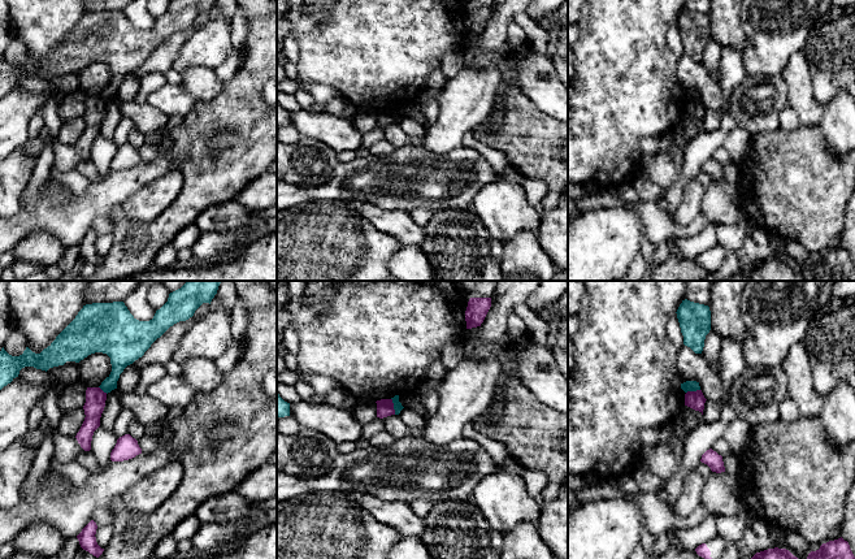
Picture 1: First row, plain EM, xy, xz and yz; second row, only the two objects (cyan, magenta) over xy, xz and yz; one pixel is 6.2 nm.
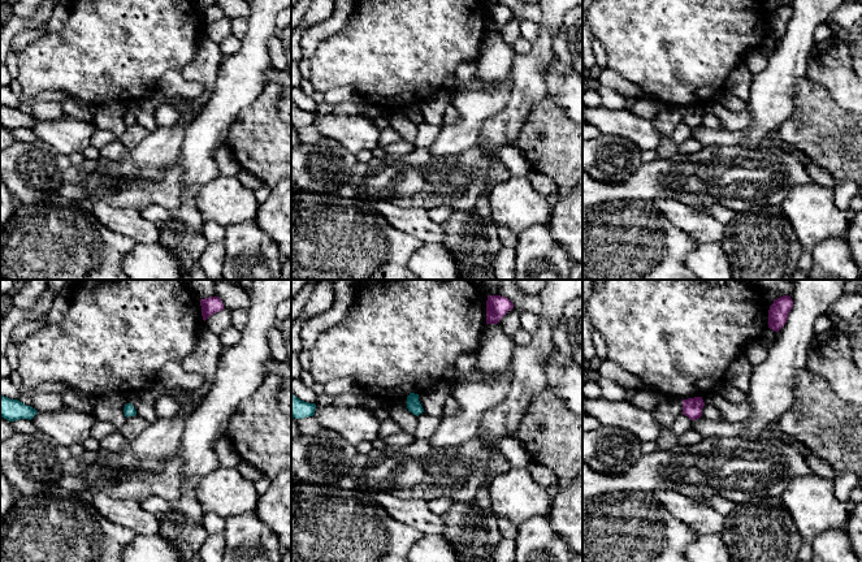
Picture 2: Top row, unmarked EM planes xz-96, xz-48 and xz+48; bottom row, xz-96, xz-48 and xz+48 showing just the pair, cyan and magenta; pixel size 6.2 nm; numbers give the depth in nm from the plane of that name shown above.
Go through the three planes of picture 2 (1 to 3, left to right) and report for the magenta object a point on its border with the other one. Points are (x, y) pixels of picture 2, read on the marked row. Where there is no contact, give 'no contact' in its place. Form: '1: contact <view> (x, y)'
1: no contact
2: no contact
3: no contact

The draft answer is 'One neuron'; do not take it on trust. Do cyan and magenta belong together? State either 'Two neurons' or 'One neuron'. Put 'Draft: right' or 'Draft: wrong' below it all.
Two neurons
Draft: wrong

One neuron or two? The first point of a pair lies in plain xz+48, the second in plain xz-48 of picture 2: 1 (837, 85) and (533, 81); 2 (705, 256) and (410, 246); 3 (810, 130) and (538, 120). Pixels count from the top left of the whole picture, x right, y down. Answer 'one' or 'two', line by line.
1: two
2: two
3: one

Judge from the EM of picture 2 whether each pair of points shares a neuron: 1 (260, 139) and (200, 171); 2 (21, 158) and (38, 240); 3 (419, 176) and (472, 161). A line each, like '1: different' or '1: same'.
1: different
2: different
3: same

